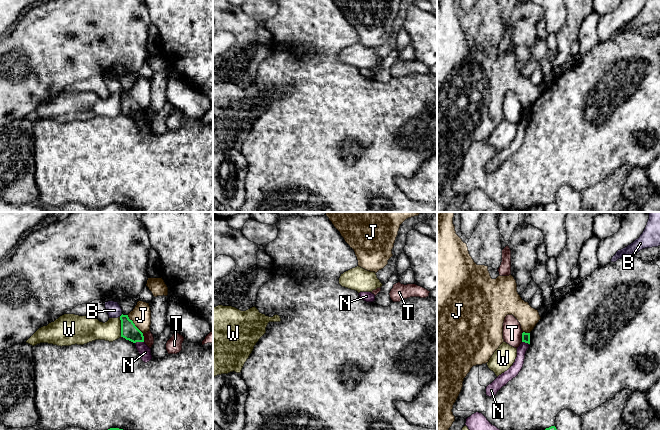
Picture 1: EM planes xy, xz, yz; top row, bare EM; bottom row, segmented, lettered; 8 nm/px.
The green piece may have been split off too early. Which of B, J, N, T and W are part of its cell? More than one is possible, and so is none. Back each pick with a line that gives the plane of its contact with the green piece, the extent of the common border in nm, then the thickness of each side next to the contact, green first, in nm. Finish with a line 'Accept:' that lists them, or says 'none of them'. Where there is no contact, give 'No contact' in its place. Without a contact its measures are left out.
N: Touches green in xy. Shared border 70 nm. Thickness 140 nm (green) against 100 nm
Accept: N

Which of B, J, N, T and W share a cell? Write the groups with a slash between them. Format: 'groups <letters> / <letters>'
groups B / J W / N / T

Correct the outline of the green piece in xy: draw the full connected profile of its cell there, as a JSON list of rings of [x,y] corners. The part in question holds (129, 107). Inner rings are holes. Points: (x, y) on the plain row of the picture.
[[[121,91],[121,113],[133,118],[143,138],[147,139],[152,135],[151,125],[145,120],[143,109],[135,102],[128,91]]]

